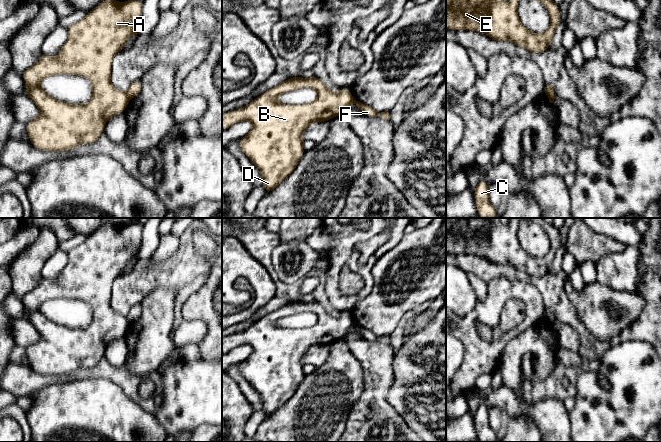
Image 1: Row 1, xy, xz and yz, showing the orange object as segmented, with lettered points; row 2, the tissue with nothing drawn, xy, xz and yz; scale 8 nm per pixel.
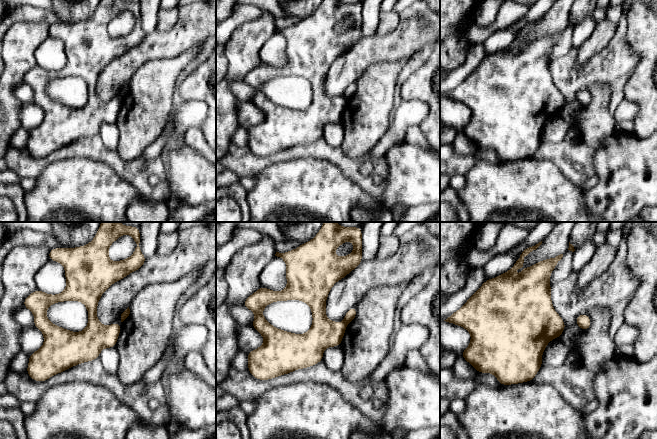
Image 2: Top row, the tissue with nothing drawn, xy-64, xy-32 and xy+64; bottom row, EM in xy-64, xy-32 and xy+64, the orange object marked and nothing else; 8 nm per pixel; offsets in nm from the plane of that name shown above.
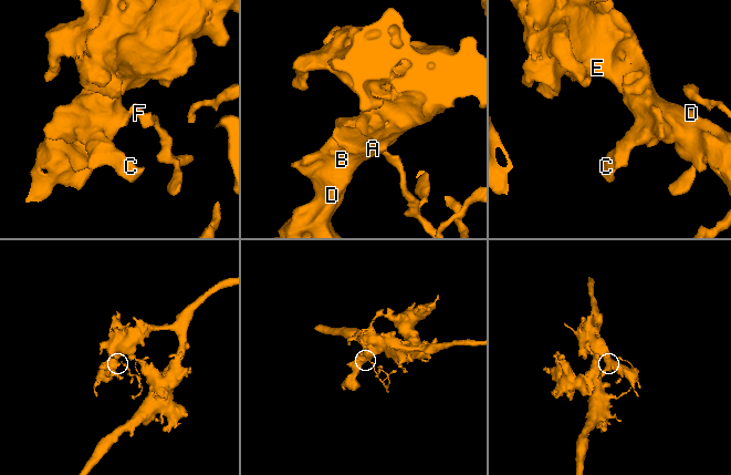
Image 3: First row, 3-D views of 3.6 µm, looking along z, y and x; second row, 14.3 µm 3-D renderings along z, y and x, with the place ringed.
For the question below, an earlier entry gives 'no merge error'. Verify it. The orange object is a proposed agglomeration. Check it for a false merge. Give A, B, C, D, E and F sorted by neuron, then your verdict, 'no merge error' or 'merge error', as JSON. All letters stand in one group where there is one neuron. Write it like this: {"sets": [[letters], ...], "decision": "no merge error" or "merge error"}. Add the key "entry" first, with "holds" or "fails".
{"entry": "fails", "sets": [["A", "B", "C", "D", "E"], ["F"]], "decision": "merge error"}

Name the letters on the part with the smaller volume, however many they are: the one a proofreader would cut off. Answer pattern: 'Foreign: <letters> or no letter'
Foreign: F

